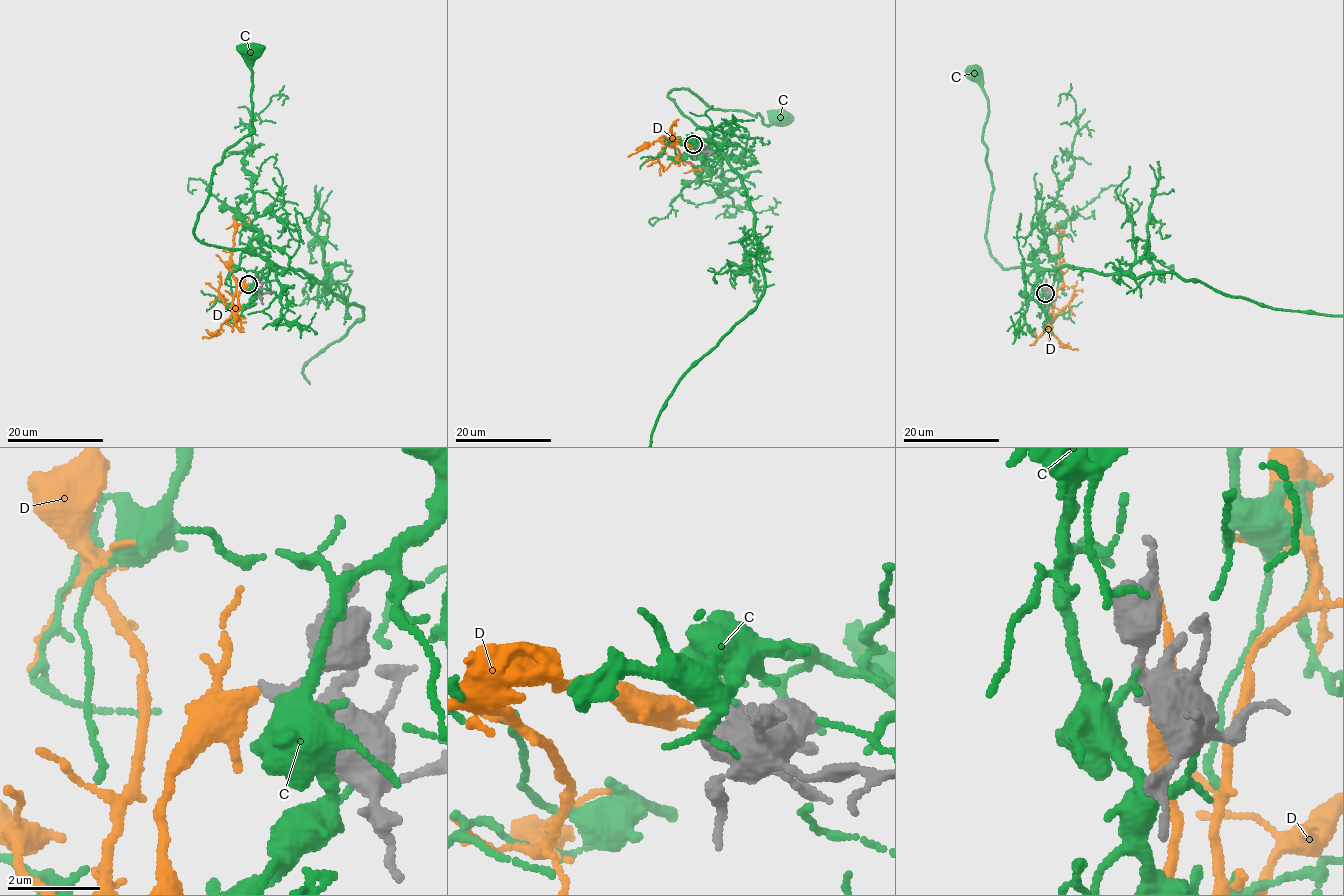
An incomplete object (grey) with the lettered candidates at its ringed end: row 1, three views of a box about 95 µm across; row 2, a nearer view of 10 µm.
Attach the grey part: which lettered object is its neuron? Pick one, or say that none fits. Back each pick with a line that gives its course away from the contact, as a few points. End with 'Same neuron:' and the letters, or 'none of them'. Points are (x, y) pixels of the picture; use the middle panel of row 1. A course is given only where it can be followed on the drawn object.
Same neuron: none of them

